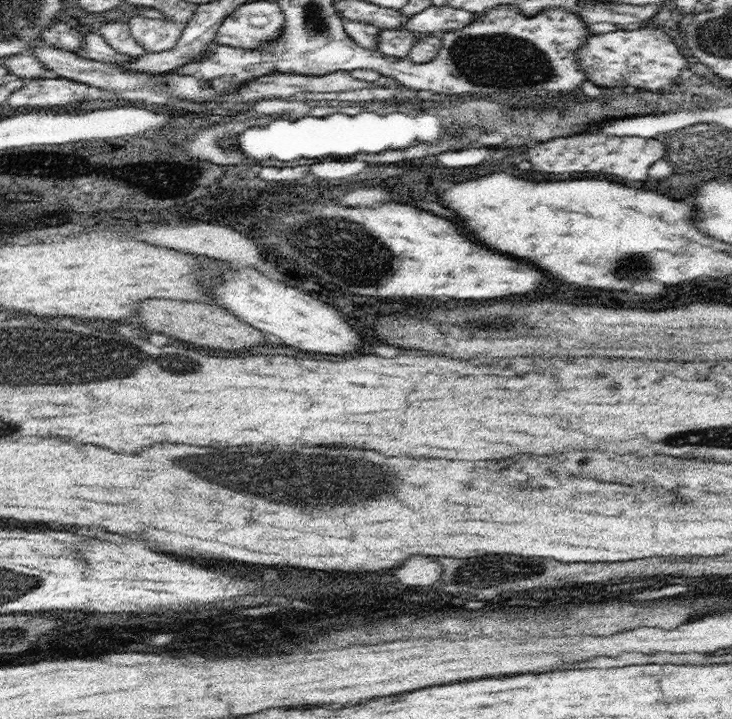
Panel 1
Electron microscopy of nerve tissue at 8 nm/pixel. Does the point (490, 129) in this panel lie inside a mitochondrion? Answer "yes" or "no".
no

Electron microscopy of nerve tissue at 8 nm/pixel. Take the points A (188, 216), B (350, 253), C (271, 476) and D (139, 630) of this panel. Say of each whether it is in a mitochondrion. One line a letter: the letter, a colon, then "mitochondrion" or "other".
A: other
B: mitochondrion
C: mitochondrion
D: other

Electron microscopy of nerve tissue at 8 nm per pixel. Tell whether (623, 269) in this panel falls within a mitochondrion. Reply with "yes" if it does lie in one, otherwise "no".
yes

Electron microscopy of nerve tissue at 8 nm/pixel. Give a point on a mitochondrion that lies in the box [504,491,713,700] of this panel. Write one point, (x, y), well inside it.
(623, 593)

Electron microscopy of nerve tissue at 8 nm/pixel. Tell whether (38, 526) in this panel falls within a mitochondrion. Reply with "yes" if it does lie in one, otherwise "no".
no

